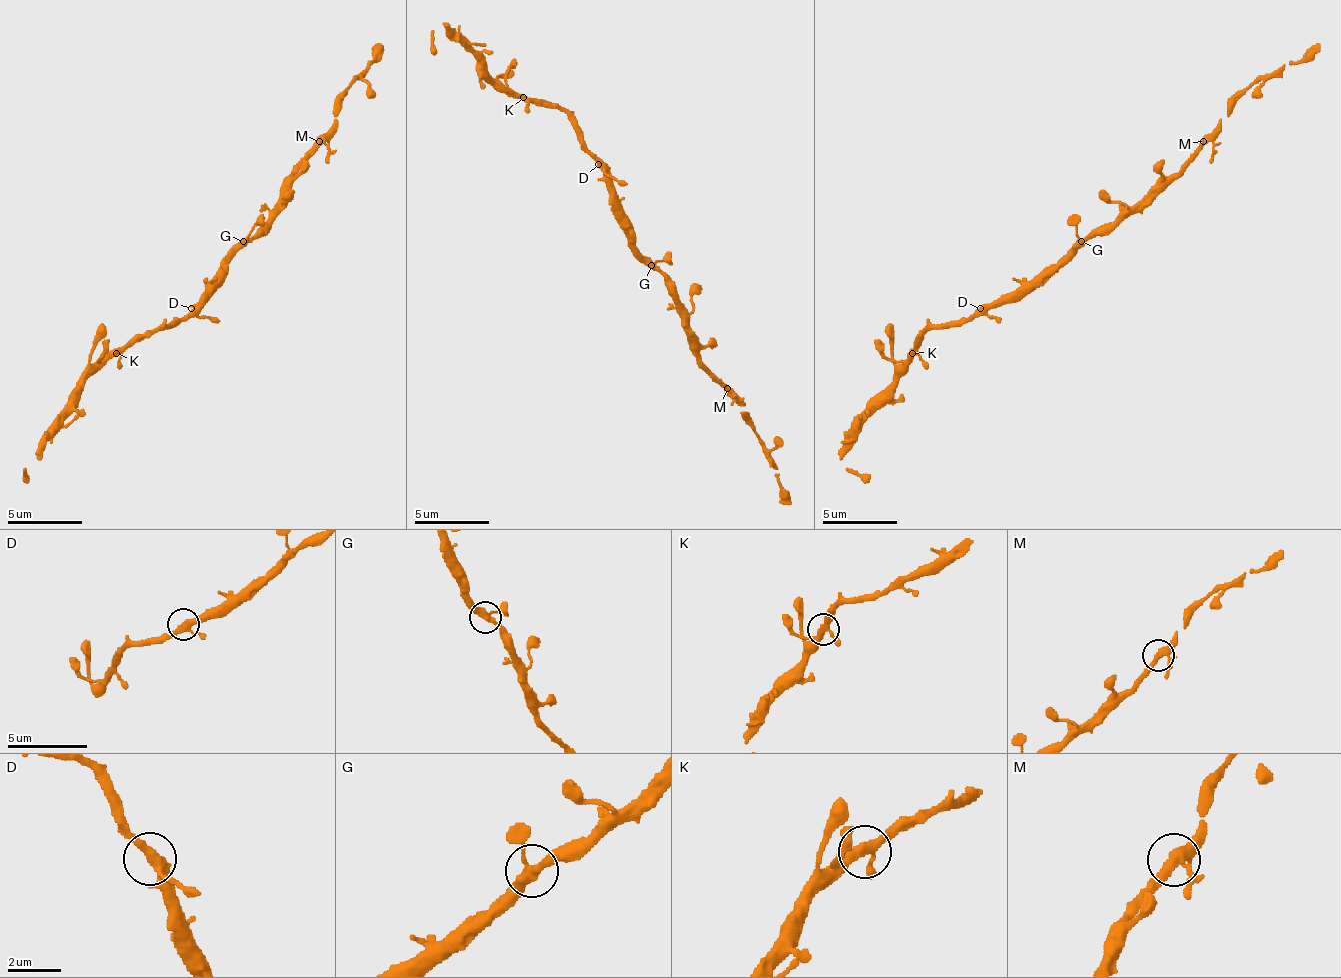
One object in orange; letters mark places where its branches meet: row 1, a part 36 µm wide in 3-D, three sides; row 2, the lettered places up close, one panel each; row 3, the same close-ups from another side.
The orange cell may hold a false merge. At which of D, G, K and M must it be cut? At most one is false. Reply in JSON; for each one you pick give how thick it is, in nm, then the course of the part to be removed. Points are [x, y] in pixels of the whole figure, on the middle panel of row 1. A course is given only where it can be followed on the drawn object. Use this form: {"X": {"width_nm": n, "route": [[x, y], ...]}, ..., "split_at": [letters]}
{"split_at": []}

